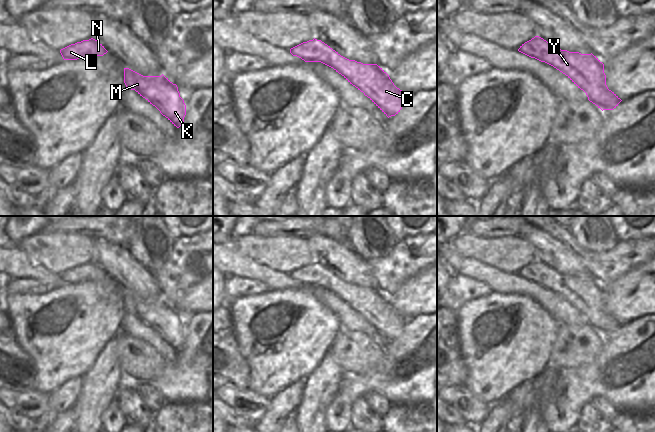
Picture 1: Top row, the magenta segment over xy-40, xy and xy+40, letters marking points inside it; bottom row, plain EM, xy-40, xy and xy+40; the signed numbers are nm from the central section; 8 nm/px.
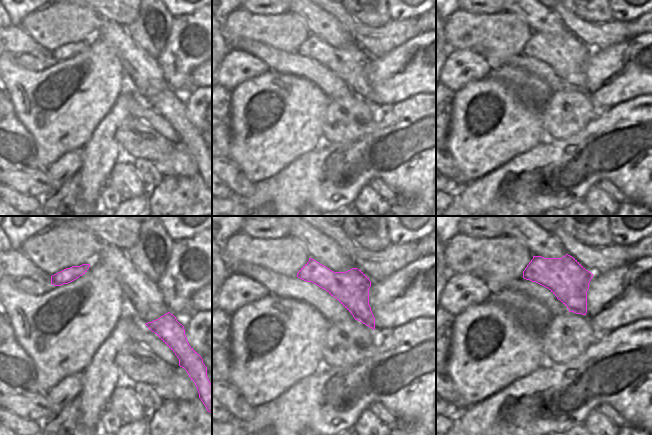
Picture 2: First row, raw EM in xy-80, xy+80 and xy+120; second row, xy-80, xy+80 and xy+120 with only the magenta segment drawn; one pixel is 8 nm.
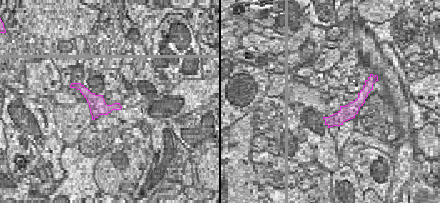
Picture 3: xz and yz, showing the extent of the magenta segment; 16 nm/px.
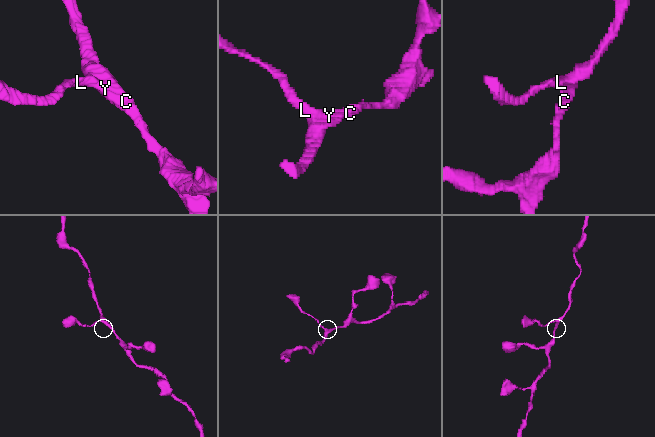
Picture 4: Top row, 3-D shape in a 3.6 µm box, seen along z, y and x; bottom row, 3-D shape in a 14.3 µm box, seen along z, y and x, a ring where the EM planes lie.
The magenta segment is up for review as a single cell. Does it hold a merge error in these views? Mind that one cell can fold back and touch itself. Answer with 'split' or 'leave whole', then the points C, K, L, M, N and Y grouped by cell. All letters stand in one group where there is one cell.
leave whole | C K L M N Y

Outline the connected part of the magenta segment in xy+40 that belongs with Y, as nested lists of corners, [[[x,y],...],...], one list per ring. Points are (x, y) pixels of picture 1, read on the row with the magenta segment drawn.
[[[539,36],[522,44],[518,51],[565,74],[602,111],[613,110],[622,101],[608,89],[604,64],[592,53],[561,50]]]

